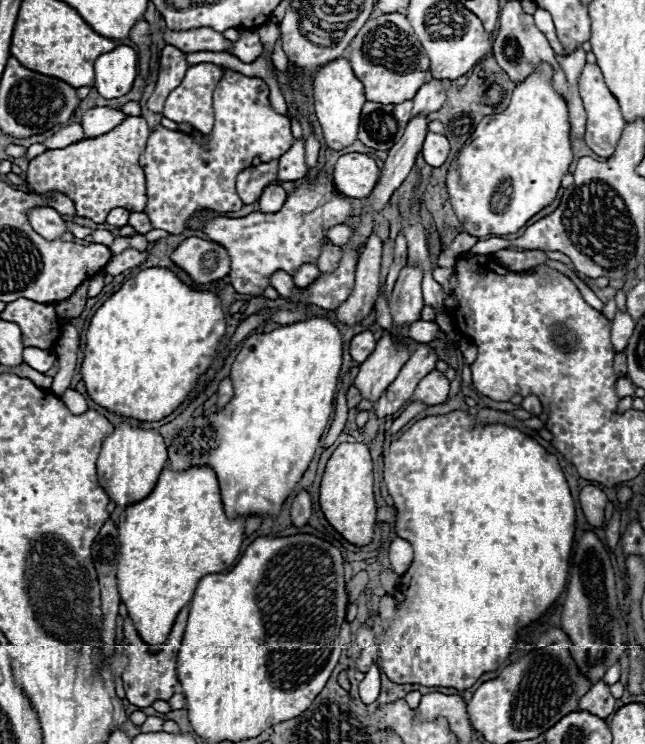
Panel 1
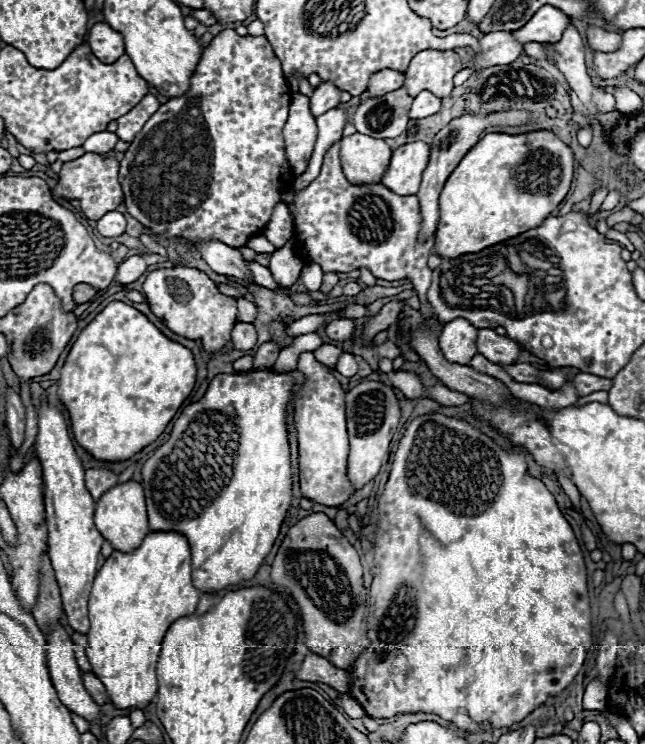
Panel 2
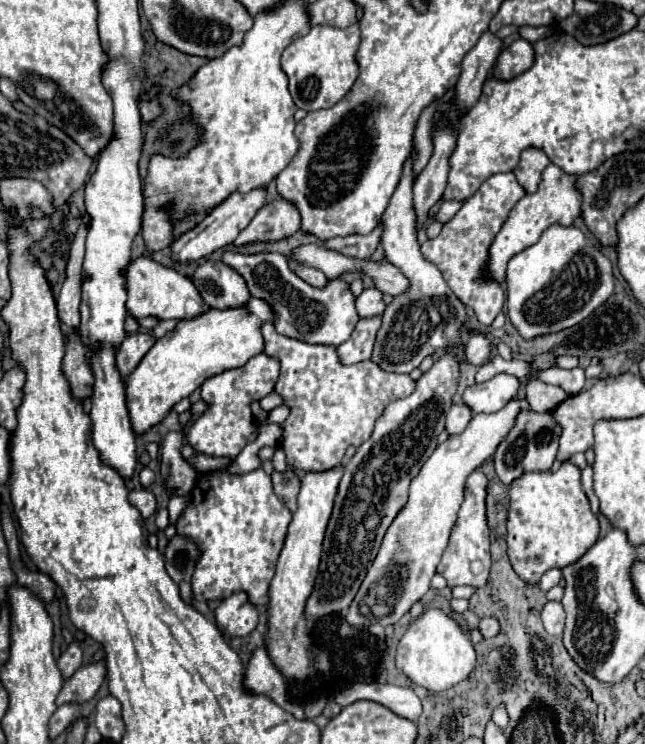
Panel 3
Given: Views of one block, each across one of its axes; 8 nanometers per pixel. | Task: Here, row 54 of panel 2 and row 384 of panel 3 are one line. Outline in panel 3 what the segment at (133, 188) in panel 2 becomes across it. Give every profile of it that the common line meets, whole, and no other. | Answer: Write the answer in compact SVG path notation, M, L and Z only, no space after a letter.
M258 354L250 358L244 366L226 370L222 374L216 374L208 378L200 388L200 398L208 404L208 408L202 412L200 418L196 418L186 434L188 444L196 452L204 452L210 456L228 456L236 458L242 448L256 440L258 436L258 424L252 416L250 404L256 400L262 400L274 390L274 384L280 374L280 362L272 356Z

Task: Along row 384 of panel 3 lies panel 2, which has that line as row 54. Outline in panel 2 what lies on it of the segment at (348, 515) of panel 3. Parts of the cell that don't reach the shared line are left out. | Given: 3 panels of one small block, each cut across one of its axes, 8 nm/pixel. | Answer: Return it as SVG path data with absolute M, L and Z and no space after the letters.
M428 48L412 58L408 70L404 72L404 88L412 98L416 98L422 90L444 98L452 92L452 78L458 70L462 70L462 62L454 50Z

